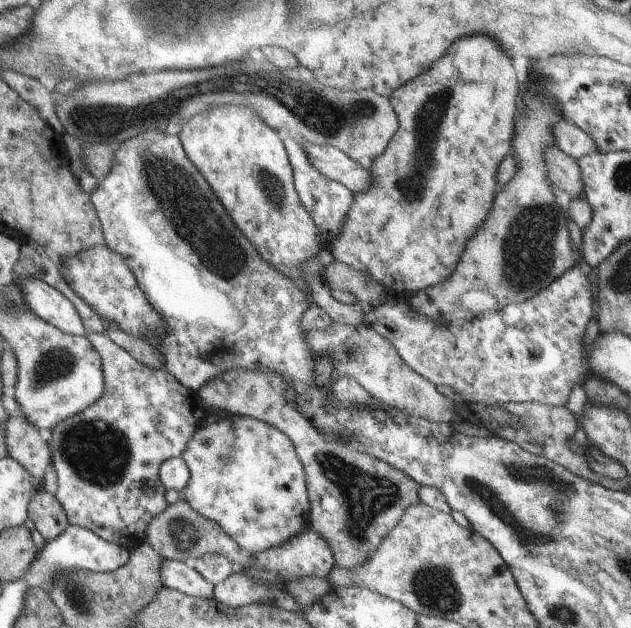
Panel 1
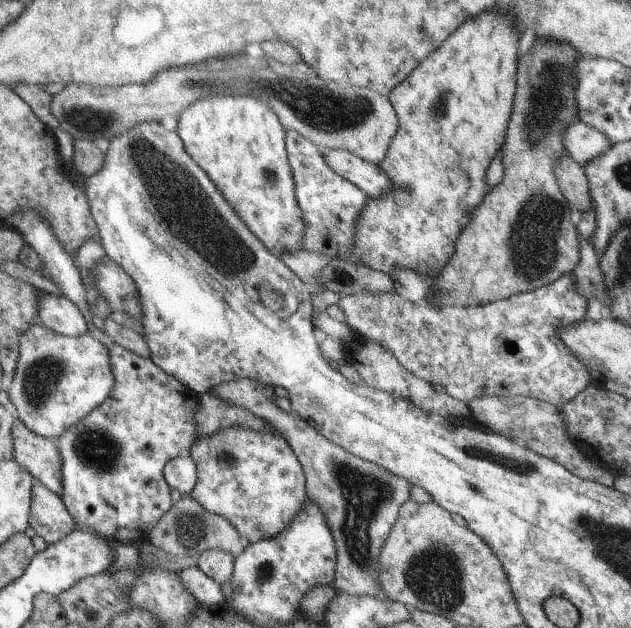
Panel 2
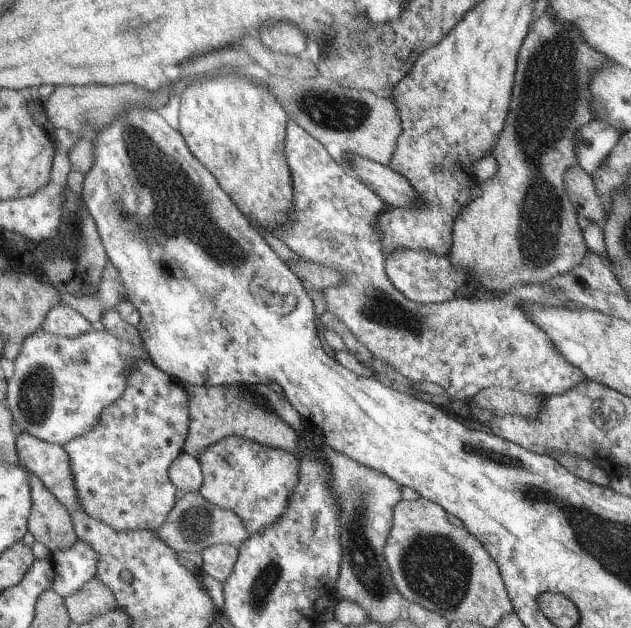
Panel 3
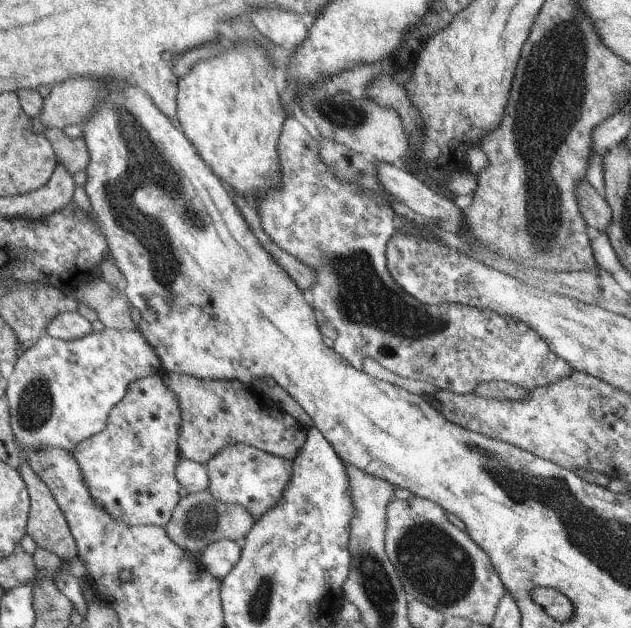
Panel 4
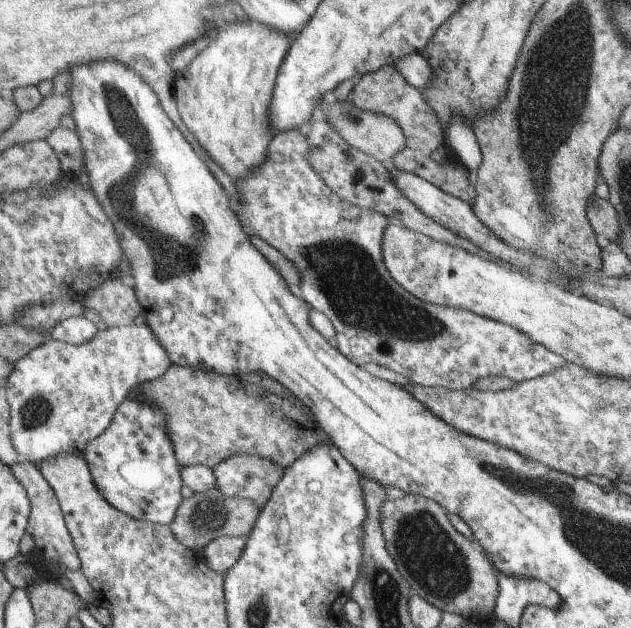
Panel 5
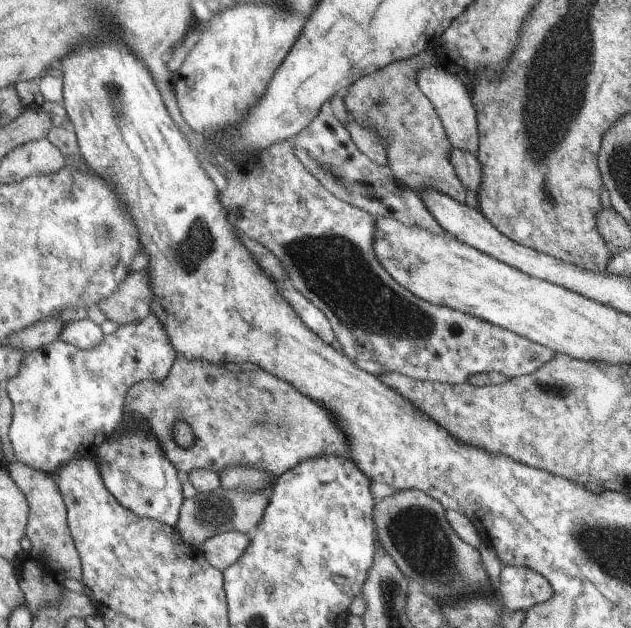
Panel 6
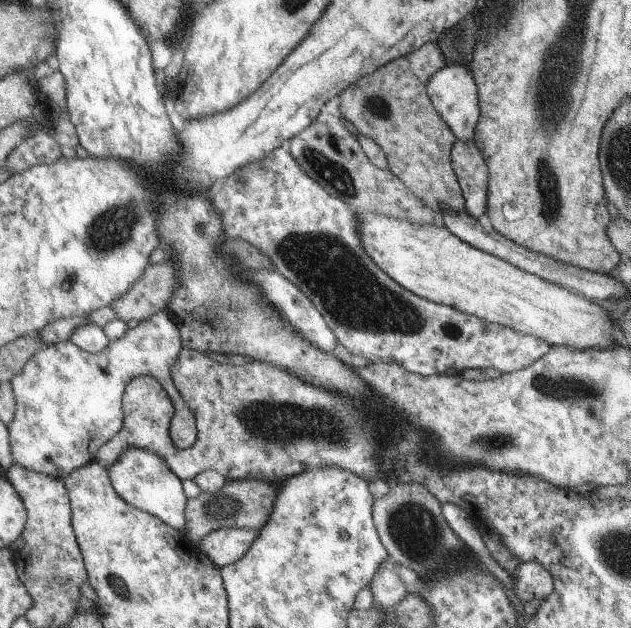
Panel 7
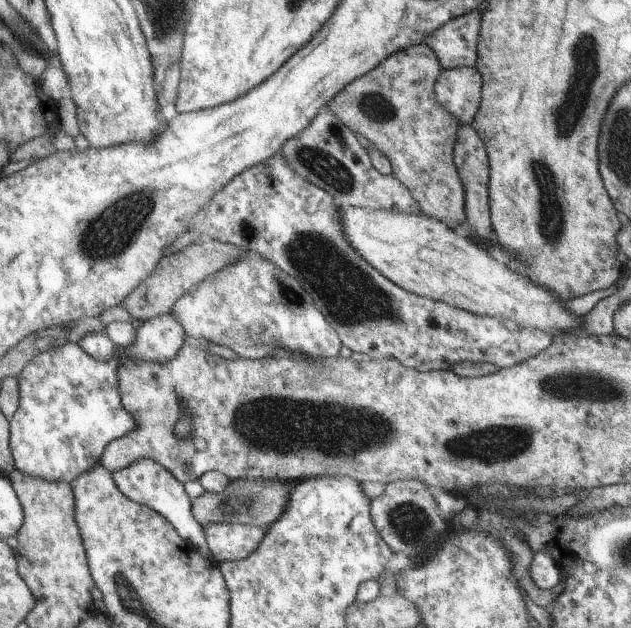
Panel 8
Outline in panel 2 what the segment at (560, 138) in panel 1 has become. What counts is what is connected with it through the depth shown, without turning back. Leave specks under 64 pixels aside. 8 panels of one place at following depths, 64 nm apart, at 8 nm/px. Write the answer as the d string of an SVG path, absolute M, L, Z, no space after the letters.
M579 122L567 124L562 141L565 152L581 167L610 147L609 140L599 130Z

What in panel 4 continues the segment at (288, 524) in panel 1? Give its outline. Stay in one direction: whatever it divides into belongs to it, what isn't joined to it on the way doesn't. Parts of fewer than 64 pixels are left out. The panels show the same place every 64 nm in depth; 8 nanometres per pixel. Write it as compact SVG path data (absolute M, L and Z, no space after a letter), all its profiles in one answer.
M231 444L205 462L207 473L205 490L223 504L243 506L254 517L254 522L257 522L266 515L266 512L273 511L275 504L282 498L283 491L294 476L293 466L291 460L285 460L281 456L273 456L247 444Z

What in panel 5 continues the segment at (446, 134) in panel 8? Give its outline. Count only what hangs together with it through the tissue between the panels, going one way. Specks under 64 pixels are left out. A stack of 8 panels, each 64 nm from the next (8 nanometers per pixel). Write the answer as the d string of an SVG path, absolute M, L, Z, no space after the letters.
M389 66L373 71L373 74L365 74L355 82L348 98L358 108L391 116L391 120L395 120L395 124L401 128L405 142L395 149L394 158L389 165L395 166L399 172L418 176L441 192L470 204L474 195L473 180L465 175L461 166L441 160L439 154L444 149L442 124L439 124L438 116L435 116L430 104L423 100L419 89L407 84L402 73Z

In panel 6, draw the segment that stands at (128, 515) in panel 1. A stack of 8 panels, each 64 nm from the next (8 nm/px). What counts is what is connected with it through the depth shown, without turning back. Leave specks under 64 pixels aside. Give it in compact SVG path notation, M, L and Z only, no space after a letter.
M133 412L129 416L123 414L123 424L119 424L113 435L108 435L98 448L95 448L93 460L101 469L102 479L111 496L114 496L123 508L134 512L135 516L162 521L163 524L173 527L178 523L182 503L185 502L181 496L183 478L167 457L159 440L143 432L143 424L150 422L135 420L135 426L127 430L127 424L131 424L131 420L135 420Z

